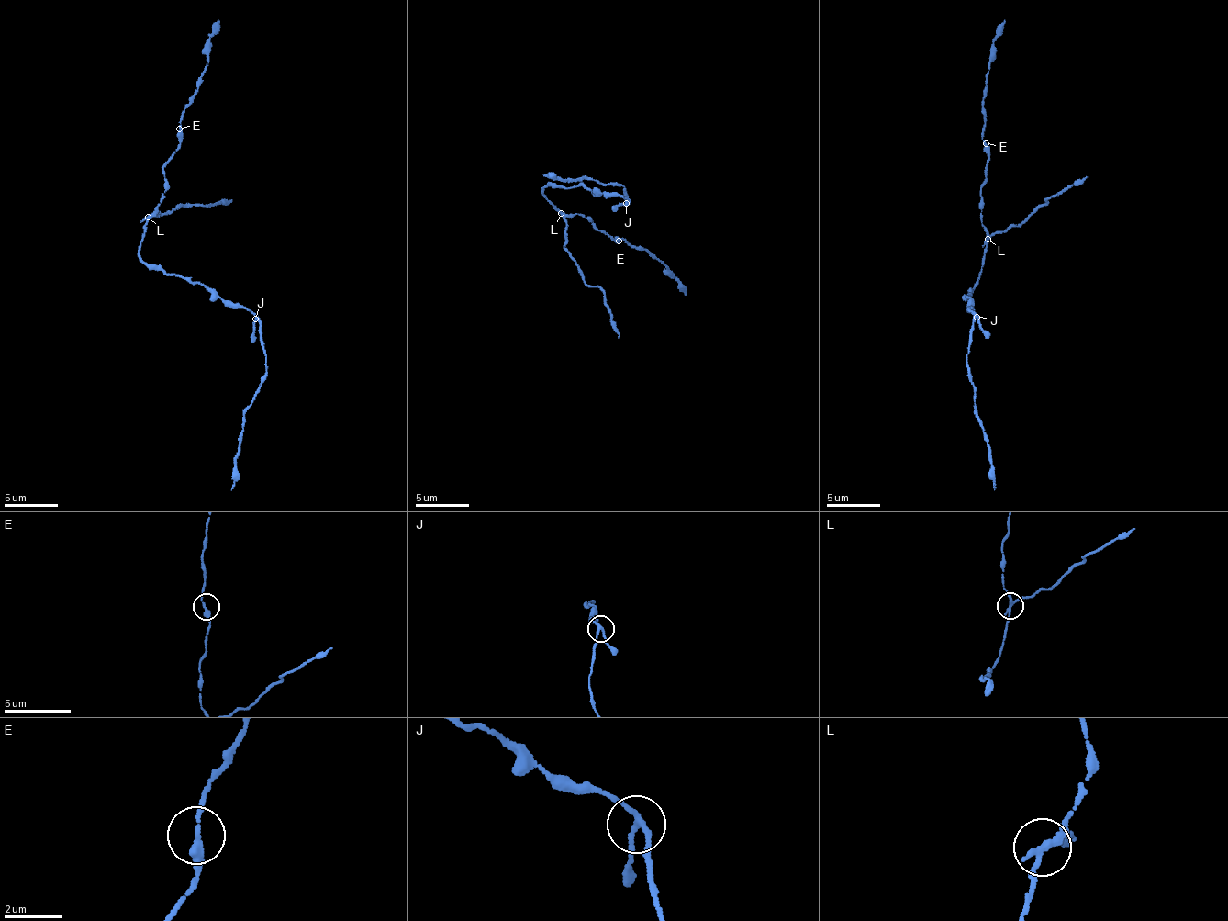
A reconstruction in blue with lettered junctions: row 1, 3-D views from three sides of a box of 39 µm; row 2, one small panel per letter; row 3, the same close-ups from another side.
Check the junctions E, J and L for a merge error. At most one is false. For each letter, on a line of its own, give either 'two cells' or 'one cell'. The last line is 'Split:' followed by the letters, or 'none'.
E: one cell
J: one cell
L: two cells
Split: L

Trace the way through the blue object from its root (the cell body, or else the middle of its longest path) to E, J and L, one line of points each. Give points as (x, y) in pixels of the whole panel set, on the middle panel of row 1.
E: (552, 185), (544, 187), (541, 195), (565, 215), (579, 213), (619, 241)
J: (552, 185), (588, 187), (595, 193), (600, 191), (621, 196), (626, 203)
L: (552, 185), (544, 187), (541, 195), (562, 213)

